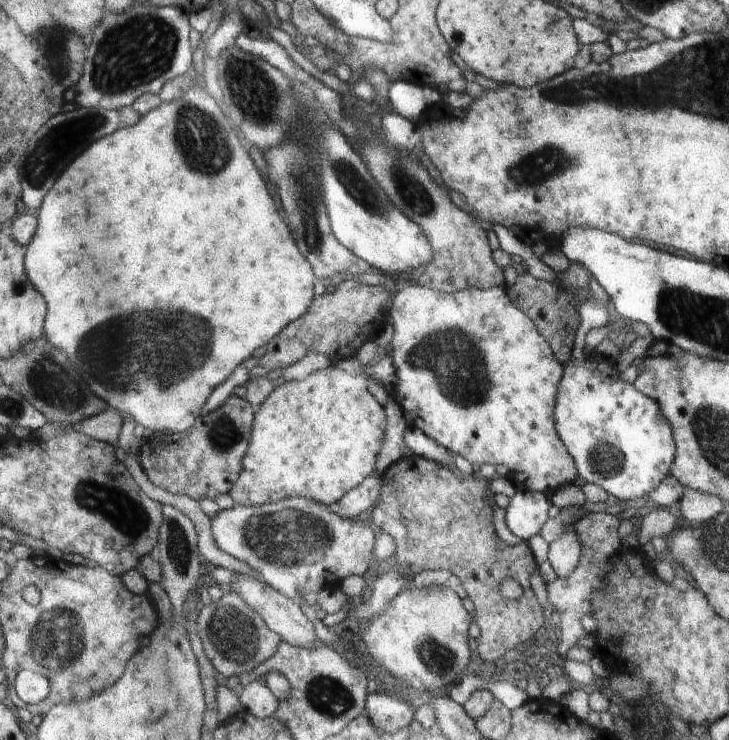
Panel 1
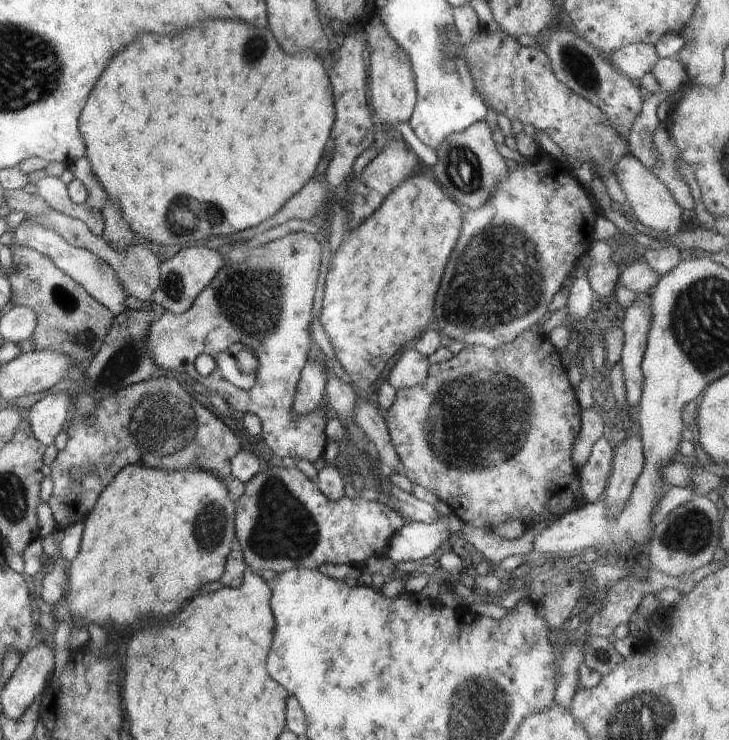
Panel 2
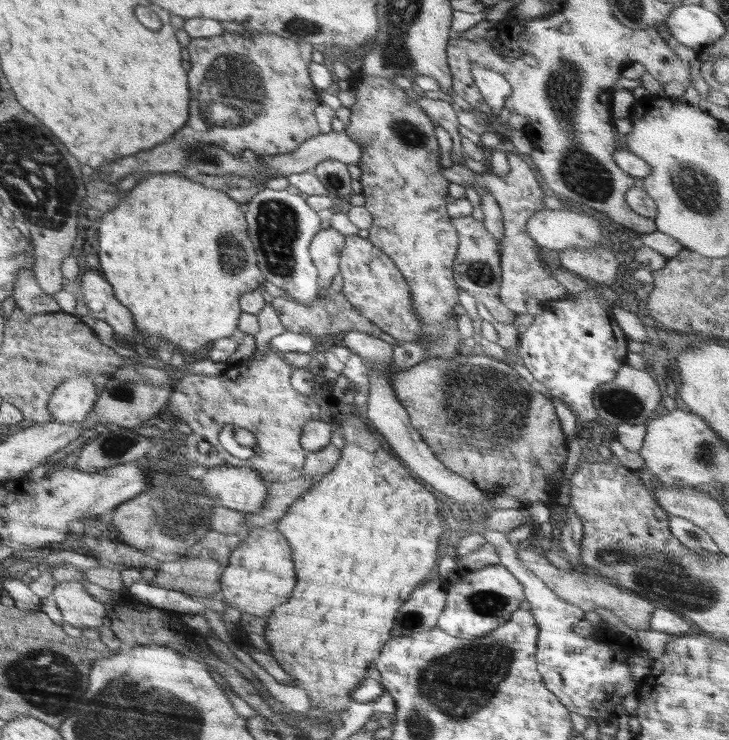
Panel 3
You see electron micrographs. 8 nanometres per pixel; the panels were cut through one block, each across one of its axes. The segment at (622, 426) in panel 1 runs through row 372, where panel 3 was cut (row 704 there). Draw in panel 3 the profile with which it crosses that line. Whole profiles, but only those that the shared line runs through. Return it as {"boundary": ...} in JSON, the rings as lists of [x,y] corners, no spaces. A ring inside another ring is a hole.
{"boundary":[[[487,530],[482,536],[495,546],[499,563],[505,566],[523,586],[525,599],[530,602],[531,613],[539,628],[536,663],[542,674],[544,687],[558,697],[569,710],[578,713],[587,721],[616,720],[616,708],[634,690],[634,683],[627,662],[618,662],[618,644],[606,642],[605,632],[594,627],[585,617],[585,612],[561,599],[533,572],[530,572],[517,557],[517,548],[512,546],[505,533]]]}

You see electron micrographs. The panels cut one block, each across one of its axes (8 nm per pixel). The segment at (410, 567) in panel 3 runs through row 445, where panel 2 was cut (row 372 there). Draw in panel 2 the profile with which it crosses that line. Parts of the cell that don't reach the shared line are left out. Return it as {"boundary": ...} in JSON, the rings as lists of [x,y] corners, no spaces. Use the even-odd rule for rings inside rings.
{"boundary":[[[428,170],[420,171],[412,178],[404,180],[400,186],[396,186],[372,216],[355,226],[356,230],[348,231],[341,242],[342,246],[333,253],[334,256],[331,257],[329,262],[328,276],[326,276],[319,320],[330,339],[336,359],[340,363],[342,370],[344,370],[345,378],[360,394],[371,391],[373,384],[376,384],[377,380],[379,380],[382,370],[386,369],[394,361],[392,356],[398,354],[400,348],[408,340],[414,340],[426,328],[426,324],[432,320],[432,316],[434,316],[434,296],[436,296],[436,290],[440,286],[444,266],[446,266],[446,262],[448,262],[448,258],[450,258],[450,254],[452,254],[452,250],[456,246],[456,240],[458,240],[460,232],[462,232],[464,211],[465,209],[459,203],[453,201],[441,189],[441,185],[435,182]]]}

